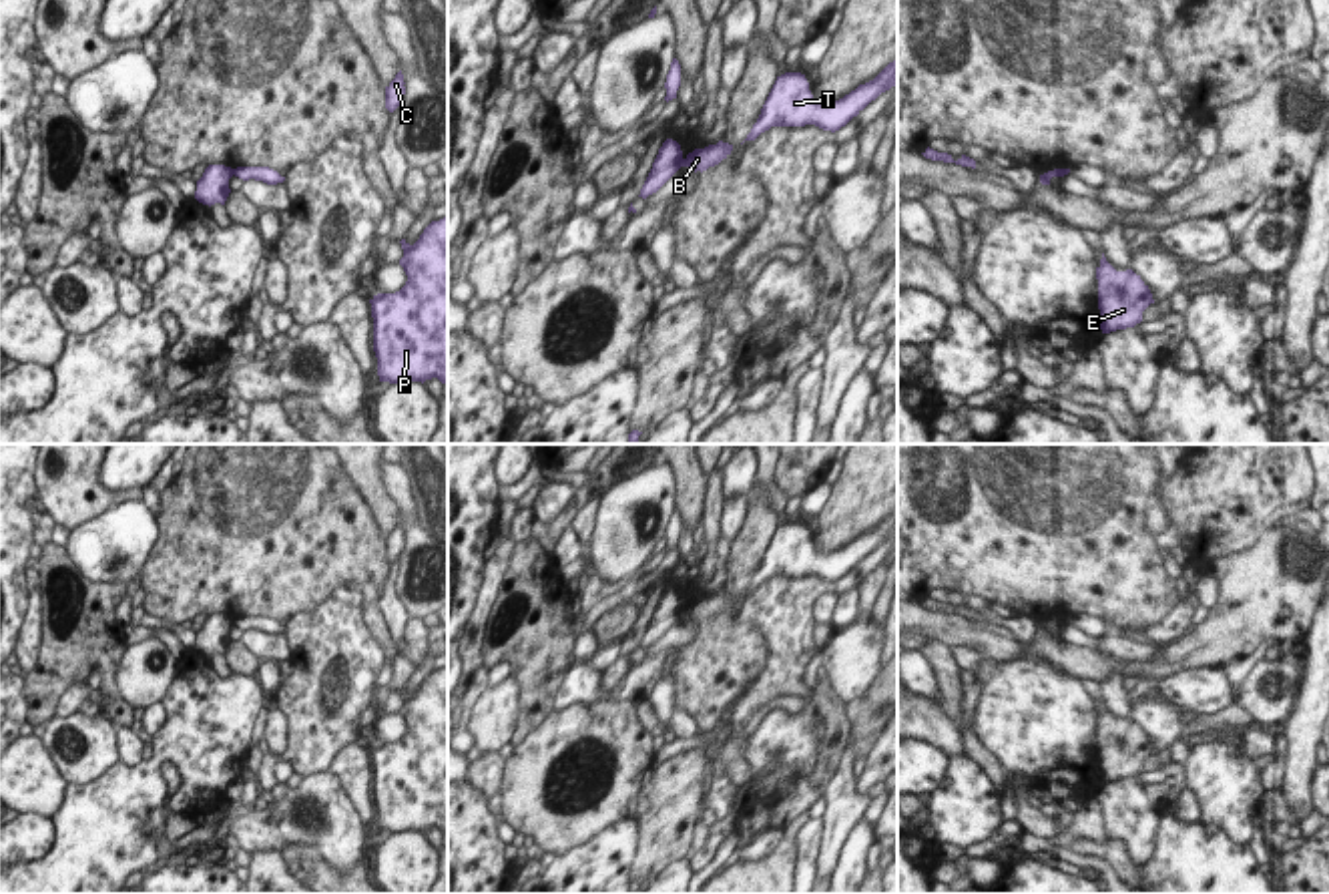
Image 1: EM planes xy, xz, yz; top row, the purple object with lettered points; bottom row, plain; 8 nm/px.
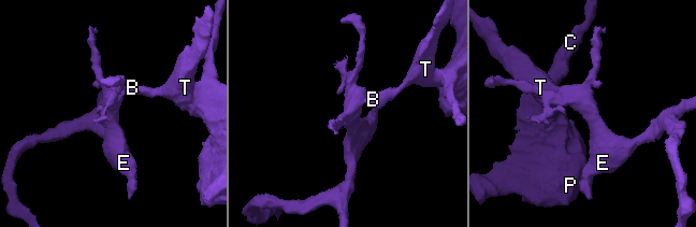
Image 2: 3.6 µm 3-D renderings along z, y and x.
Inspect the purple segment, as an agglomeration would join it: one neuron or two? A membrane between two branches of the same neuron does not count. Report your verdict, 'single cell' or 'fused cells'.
fused cells

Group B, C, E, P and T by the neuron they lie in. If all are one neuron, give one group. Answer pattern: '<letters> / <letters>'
B C P T / E

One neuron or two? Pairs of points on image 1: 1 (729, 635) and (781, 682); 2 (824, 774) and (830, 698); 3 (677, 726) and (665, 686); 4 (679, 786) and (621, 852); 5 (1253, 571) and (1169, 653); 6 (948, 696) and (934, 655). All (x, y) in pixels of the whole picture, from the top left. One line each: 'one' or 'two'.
1: two
2: one
3: one
4: two
5: one
6: one

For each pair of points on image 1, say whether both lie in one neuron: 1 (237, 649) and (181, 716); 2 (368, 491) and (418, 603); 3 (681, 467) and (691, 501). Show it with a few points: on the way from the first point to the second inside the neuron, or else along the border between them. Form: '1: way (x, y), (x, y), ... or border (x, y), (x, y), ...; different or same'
1: border (231, 672), (253, 678); different
2: border (380, 475), (400, 519); different
3: way (687, 475), (691, 493); same

